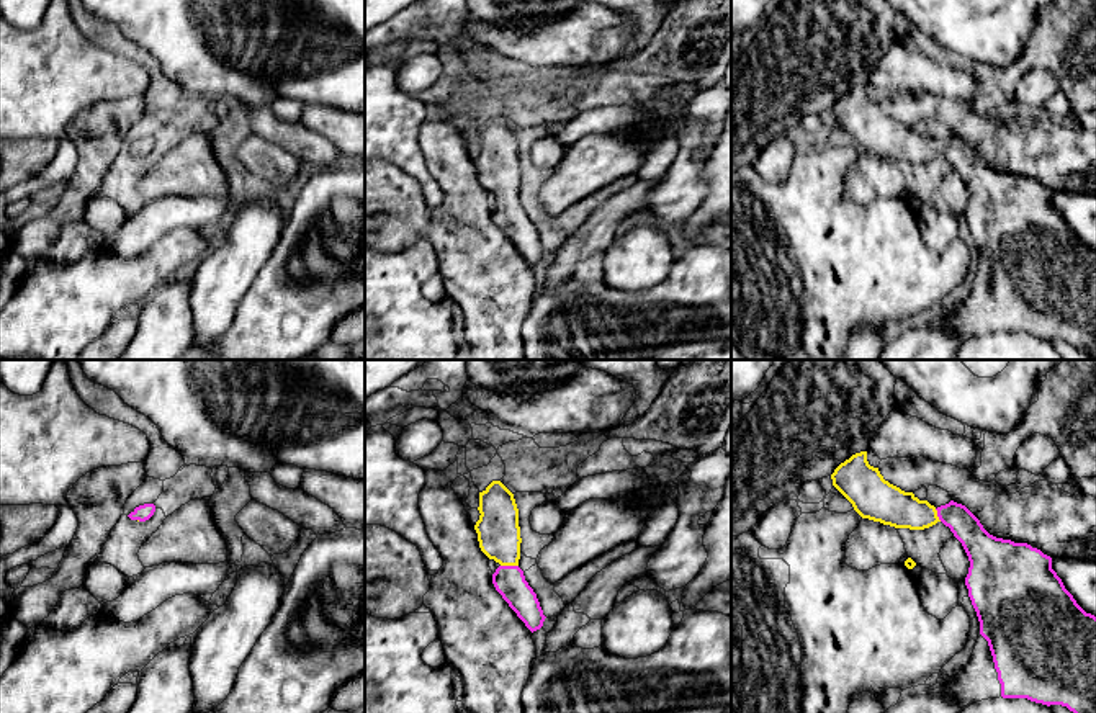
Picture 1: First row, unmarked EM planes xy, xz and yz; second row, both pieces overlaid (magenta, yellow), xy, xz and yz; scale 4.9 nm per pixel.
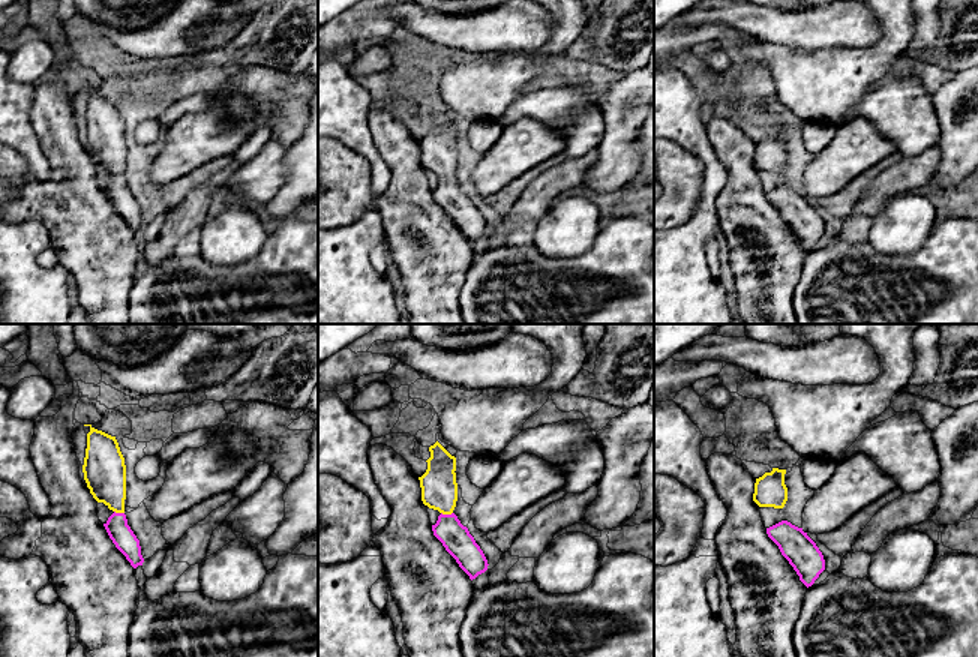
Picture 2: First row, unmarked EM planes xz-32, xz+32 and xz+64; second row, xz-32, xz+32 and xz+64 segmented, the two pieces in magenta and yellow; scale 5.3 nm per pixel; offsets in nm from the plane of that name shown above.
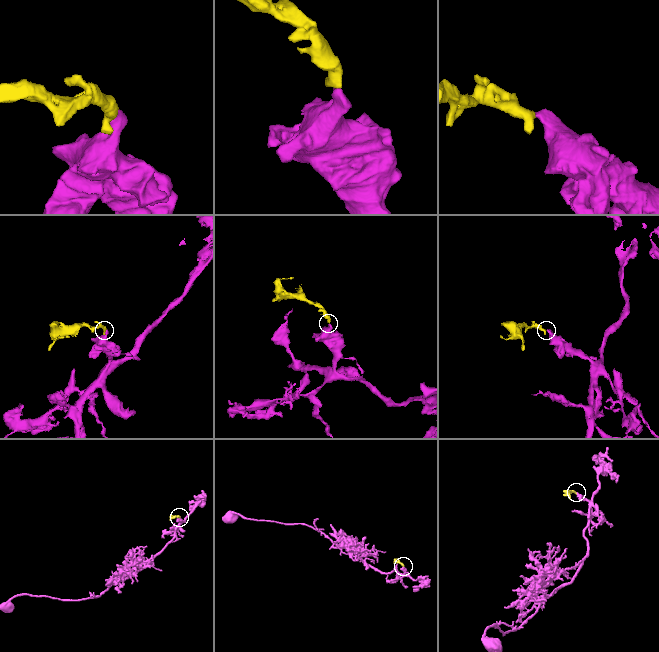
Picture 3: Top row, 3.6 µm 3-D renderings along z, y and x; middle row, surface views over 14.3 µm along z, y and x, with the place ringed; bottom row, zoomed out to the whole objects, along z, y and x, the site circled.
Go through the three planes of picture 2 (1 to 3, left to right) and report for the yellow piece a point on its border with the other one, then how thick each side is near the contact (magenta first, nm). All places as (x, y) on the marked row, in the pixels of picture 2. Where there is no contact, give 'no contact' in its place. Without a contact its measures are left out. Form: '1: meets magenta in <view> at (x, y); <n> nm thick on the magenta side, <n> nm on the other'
1: meets magenta in xz-32 at (119, 513); 120 nm thick on the magenta side, 220 nm on the other
2: meets magenta in xz+32 at (447, 515); 160 nm thick on the magenta side, 190 nm on the other
3: no contact

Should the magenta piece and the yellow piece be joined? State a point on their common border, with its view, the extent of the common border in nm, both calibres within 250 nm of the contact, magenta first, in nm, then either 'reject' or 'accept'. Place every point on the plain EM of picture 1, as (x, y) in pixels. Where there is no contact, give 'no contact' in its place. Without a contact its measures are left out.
xz (509, 200) | 90 nm | 160/220 nm | accept

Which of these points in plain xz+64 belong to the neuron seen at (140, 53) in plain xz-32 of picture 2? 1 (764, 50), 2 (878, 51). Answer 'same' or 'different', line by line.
1: different
2: different

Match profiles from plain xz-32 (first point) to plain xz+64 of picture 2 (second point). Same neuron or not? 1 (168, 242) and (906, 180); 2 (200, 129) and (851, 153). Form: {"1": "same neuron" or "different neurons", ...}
{"1": "same neuron", "2": "same neuron"}

